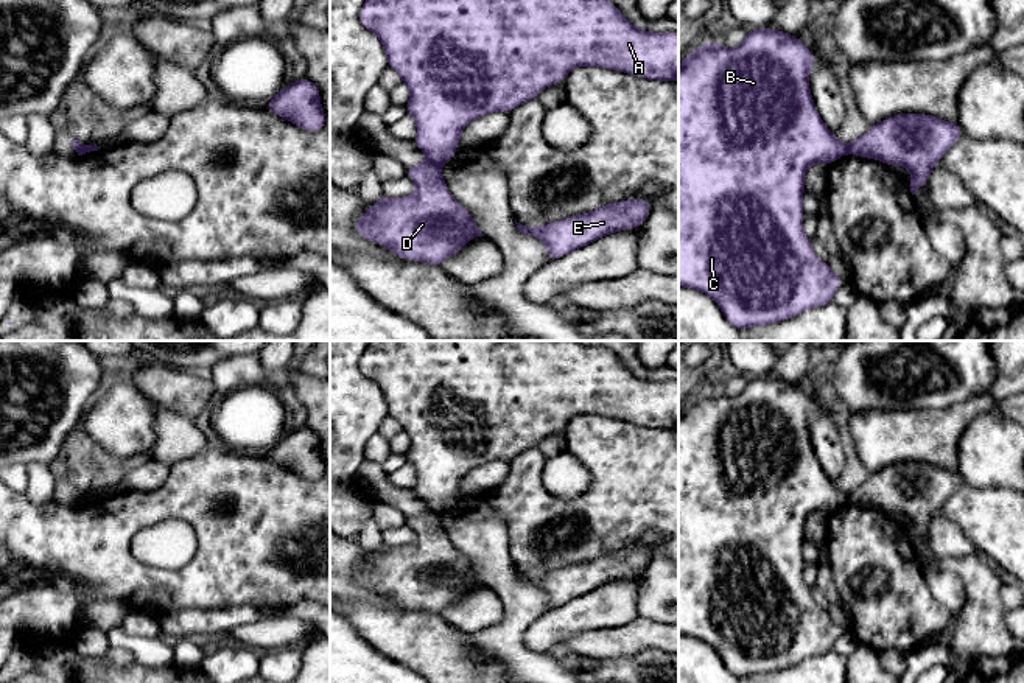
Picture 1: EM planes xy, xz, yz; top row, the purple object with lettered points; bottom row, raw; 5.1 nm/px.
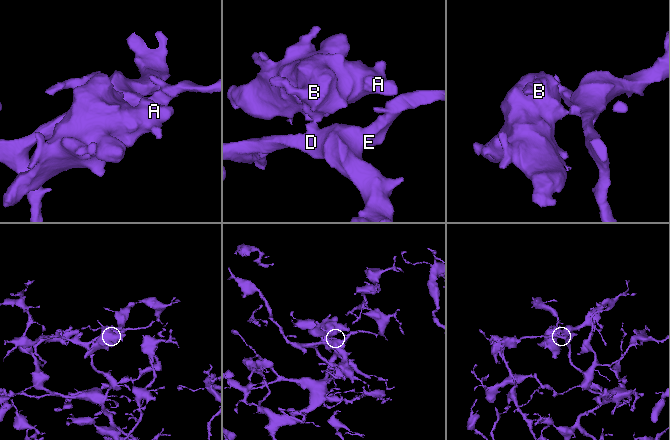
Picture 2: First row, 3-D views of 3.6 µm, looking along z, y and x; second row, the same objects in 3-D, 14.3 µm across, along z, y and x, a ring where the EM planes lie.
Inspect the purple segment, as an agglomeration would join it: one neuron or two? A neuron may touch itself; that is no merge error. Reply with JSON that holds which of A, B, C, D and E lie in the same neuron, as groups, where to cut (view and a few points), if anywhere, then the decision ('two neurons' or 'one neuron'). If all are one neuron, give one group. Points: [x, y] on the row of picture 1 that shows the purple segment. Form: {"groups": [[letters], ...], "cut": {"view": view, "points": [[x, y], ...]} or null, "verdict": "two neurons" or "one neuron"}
{"groups": [["A", "B", "C"], ["D", "E"]], "cut": {"view": "xz", "points": [[428, 159], [438, 164]]}, "verdict": "two neurons"}

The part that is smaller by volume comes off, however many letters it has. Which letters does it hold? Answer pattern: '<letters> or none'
A, B, C

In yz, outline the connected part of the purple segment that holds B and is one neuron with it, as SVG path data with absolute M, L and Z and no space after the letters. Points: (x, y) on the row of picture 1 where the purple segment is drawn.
M772 28L749 30L744 42L728 50L721 42L705 42L696 47L679 64L679 286L693 288L708 294L719 305L724 317L738 330L764 327L800 313L829 303L843 280L820 260L803 230L805 174L812 163L831 165L845 156L848 145L837 140L814 104L809 89L809 72L815 56L797 36Z

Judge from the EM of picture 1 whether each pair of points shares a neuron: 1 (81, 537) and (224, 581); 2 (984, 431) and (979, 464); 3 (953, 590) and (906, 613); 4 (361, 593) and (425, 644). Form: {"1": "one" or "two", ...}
{"1": "one", "2": "one", "3": "two", "4": "two"}

